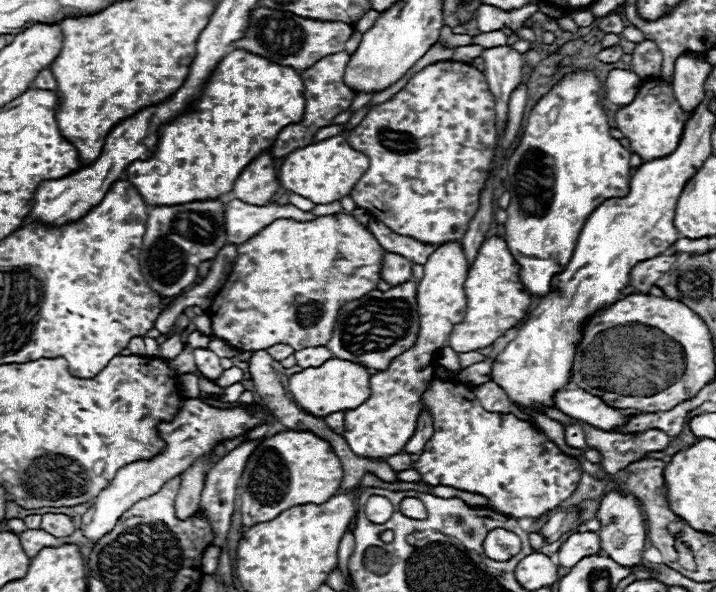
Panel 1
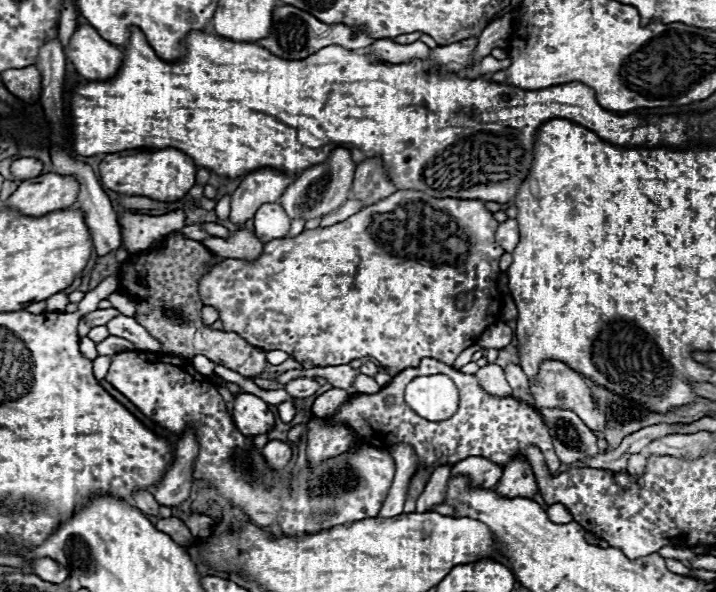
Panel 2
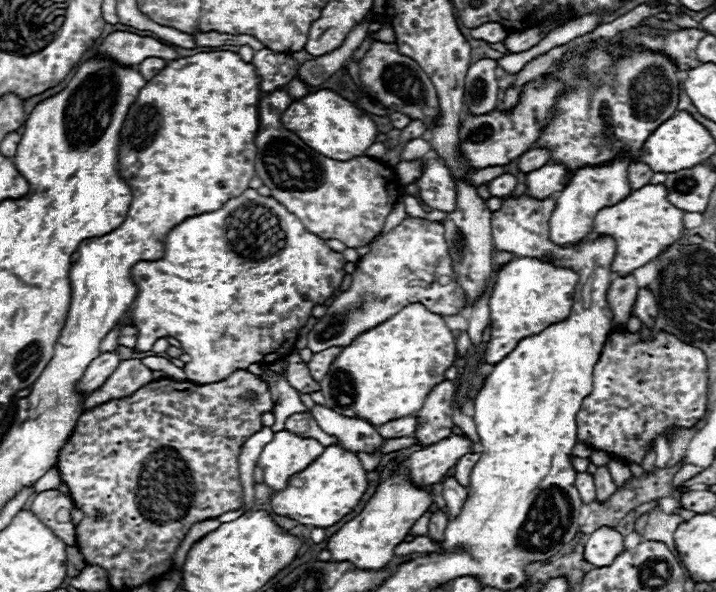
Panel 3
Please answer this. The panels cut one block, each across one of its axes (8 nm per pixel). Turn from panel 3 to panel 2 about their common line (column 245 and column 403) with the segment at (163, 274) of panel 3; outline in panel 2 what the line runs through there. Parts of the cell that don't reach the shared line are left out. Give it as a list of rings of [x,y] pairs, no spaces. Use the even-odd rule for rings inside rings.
[[[398,190],[398,192],[390,194],[388,198],[362,208],[348,220],[338,222],[334,226],[306,230],[294,238],[276,238],[272,242],[266,242],[260,258],[254,262],[244,262],[244,260],[234,260],[234,258],[220,260],[218,264],[214,264],[210,268],[210,272],[206,276],[202,276],[200,296],[206,306],[214,306],[220,312],[220,320],[222,320],[226,332],[236,332],[248,344],[262,348],[262,350],[284,350],[290,354],[290,358],[294,358],[298,362],[310,360],[316,366],[338,366],[338,364],[348,364],[348,362],[364,358],[364,356],[372,356],[380,362],[382,368],[394,370],[394,372],[400,372],[408,366],[416,366],[420,362],[420,358],[436,358],[436,360],[452,366],[462,350],[476,344],[480,334],[488,326],[498,322],[502,298],[500,298],[500,292],[494,288],[496,288],[496,280],[500,274],[498,260],[504,254],[504,250],[494,240],[498,224],[500,222],[496,222],[494,214],[488,212],[484,202],[480,202],[480,200],[430,198],[430,196],[426,196],[422,200],[422,192]],[[464,290],[472,290],[476,294],[474,306],[470,310],[456,310],[456,296]]]

